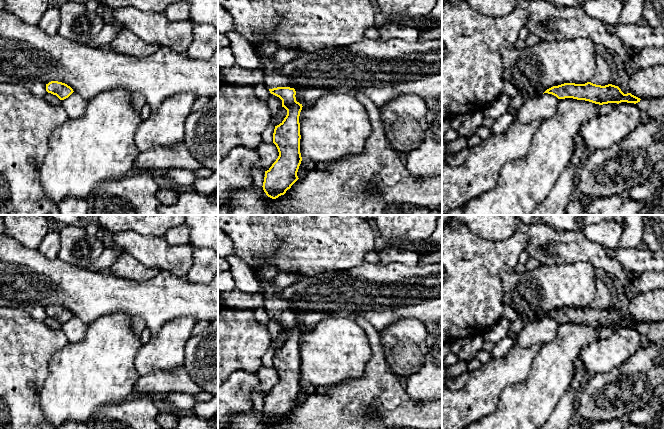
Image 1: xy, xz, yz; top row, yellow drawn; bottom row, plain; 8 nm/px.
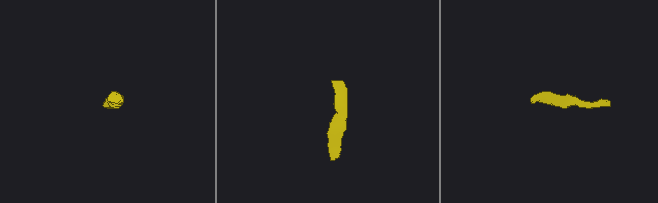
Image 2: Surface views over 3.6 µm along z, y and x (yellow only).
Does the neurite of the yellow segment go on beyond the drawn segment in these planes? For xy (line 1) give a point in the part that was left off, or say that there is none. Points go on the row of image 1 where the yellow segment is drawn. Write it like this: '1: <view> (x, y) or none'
1: none

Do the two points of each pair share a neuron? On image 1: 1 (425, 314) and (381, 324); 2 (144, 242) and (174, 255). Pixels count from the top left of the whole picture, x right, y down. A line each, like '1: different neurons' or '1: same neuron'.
1: same neuron
2: same neuron

